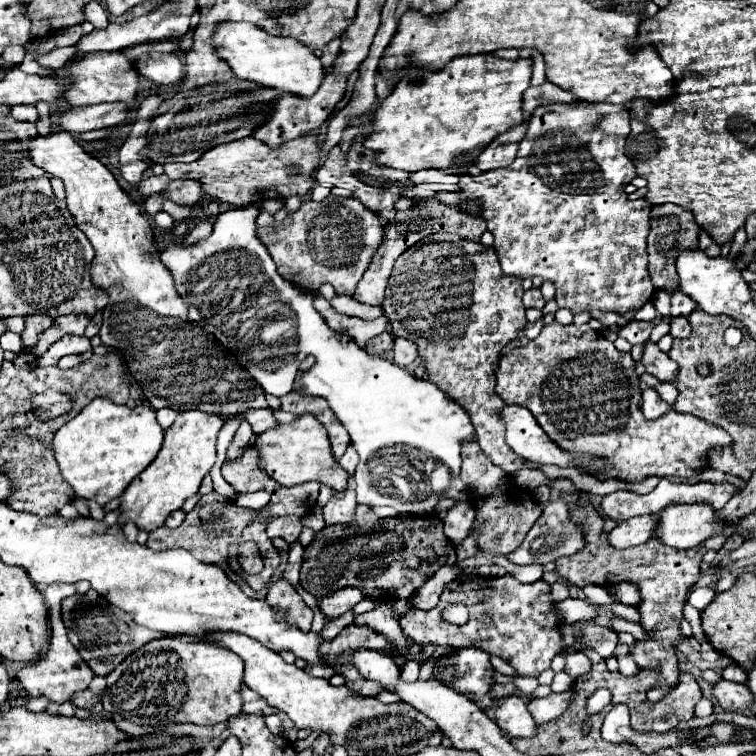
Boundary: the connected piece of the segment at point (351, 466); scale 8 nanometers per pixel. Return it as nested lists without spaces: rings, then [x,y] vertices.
[[[349,445],[347,447],[347,451],[345,451],[345,455],[339,459],[339,465],[349,473],[349,477],[355,473],[355,467],[357,467],[357,463],[359,463],[359,457],[357,457],[357,453],[355,453],[355,449],[353,449],[353,445]]]

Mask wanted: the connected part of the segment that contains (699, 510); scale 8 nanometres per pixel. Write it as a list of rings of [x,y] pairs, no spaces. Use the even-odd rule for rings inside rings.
[[[669,503],[657,517],[653,537],[669,547],[691,549],[713,533],[721,533],[725,527],[715,519],[713,513],[715,511],[709,505]]]

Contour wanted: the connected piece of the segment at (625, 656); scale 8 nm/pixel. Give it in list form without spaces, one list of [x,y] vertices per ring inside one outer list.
[[[615,649],[615,655],[617,655],[617,661],[619,661],[619,671],[623,673],[623,675],[633,675],[633,673],[637,673],[639,671],[639,667],[635,665],[635,661],[633,661],[633,657],[627,653],[627,651],[619,651],[617,653],[617,649]]]

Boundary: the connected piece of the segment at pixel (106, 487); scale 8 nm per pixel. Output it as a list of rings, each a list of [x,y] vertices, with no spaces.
[[[97,397],[55,433],[51,449],[65,481],[75,489],[77,497],[105,505],[121,497],[125,487],[151,465],[161,445],[163,429],[149,405],[127,407]]]

